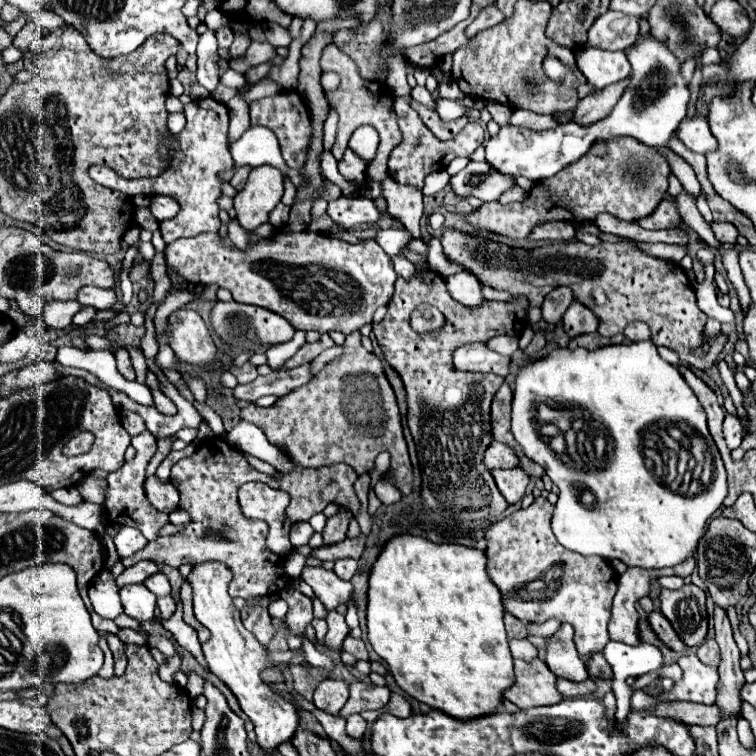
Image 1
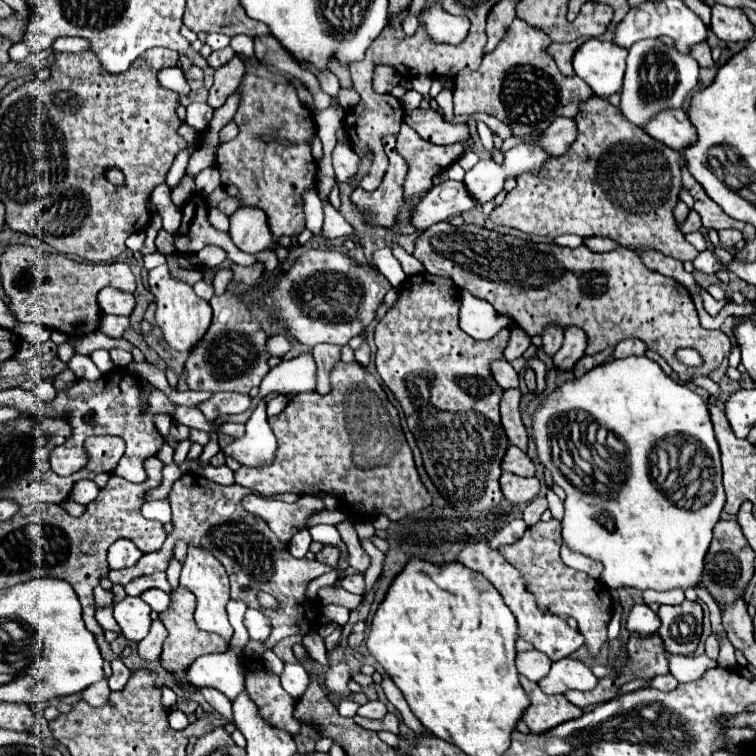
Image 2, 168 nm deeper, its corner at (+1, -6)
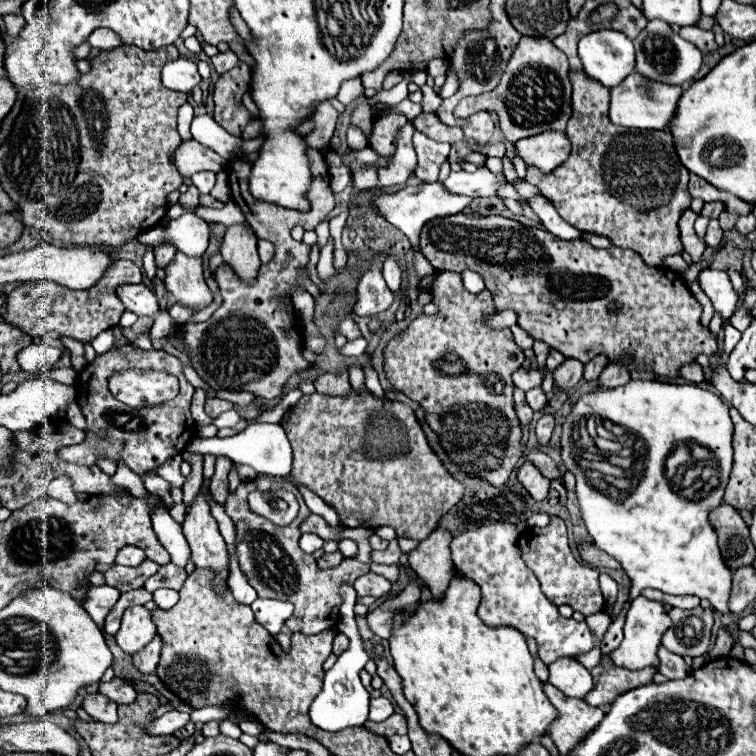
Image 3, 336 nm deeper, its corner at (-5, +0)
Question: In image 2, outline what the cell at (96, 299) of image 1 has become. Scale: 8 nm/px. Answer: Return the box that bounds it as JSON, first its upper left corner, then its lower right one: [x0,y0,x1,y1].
[99,288,135,316]

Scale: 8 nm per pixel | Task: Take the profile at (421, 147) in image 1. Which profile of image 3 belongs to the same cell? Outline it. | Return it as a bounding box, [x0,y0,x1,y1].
[413,132,451,182]

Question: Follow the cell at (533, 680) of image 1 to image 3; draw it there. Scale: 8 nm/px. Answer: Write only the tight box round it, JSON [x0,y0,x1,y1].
[541,682,603,754]

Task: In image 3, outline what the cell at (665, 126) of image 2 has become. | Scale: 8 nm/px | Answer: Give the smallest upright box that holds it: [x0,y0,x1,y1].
[609,72,683,130]

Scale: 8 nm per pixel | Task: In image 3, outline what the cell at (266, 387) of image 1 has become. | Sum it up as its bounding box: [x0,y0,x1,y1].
[205,398,233,418]

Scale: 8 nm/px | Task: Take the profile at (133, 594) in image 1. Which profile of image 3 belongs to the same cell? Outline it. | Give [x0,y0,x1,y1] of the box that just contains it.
[115,606,157,654]

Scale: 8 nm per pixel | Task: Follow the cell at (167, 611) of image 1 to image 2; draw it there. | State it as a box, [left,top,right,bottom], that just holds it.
[137,620,167,660]

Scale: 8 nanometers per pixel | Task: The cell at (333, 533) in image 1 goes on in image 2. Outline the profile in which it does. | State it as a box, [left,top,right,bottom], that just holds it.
[315,546,339,568]

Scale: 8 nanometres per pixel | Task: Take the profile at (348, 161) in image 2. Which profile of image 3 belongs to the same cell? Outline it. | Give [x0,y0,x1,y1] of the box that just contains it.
[345,124,367,150]

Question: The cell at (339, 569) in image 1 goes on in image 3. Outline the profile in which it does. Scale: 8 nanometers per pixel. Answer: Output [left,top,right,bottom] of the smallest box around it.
[353,572,391,598]

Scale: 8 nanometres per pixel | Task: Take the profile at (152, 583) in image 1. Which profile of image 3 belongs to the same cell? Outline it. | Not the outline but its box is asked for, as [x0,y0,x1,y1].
[153,588,179,608]

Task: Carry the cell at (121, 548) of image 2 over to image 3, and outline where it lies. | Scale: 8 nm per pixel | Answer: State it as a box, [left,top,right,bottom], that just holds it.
[115,546,145,566]

